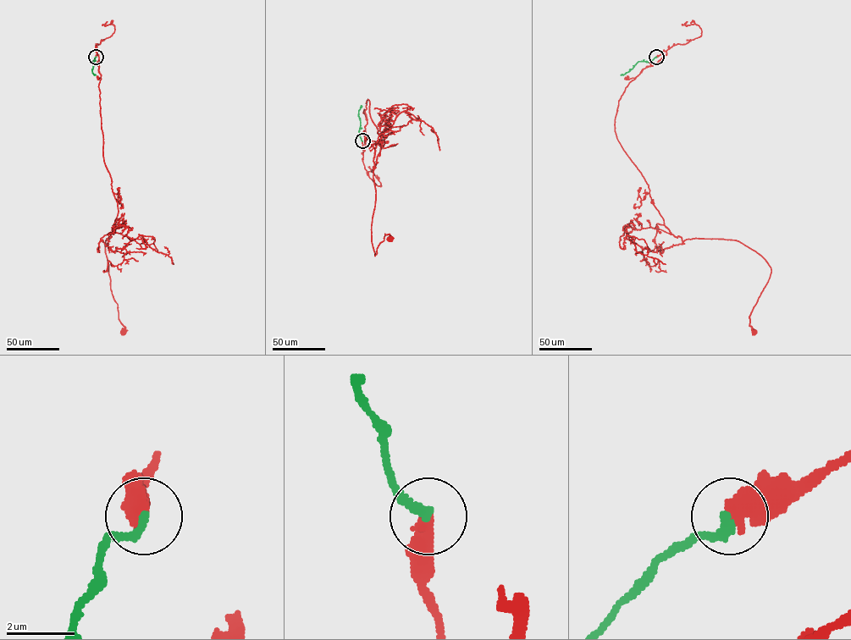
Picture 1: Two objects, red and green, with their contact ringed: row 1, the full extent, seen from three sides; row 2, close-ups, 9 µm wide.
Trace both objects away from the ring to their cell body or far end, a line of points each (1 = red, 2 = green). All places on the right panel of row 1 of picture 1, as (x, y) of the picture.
1: (656, 57), (665, 52), (618, 102), (616, 138), (671, 234), (738, 240), (766, 261), (754, 333)
2: (656, 57), (648, 62), (638, 61), (621, 75)

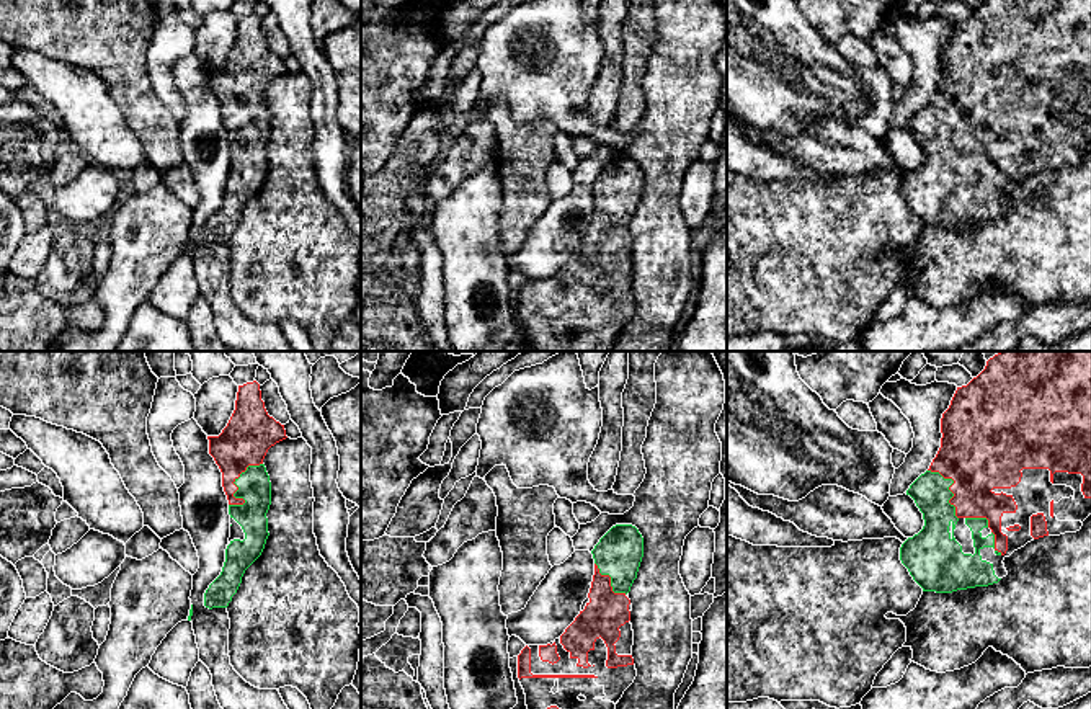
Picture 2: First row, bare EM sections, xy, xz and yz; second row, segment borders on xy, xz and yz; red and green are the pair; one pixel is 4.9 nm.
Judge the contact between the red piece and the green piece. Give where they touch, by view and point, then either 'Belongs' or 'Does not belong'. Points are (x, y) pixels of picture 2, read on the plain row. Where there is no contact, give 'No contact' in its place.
Touches red at xy (237, 121). Belongs

